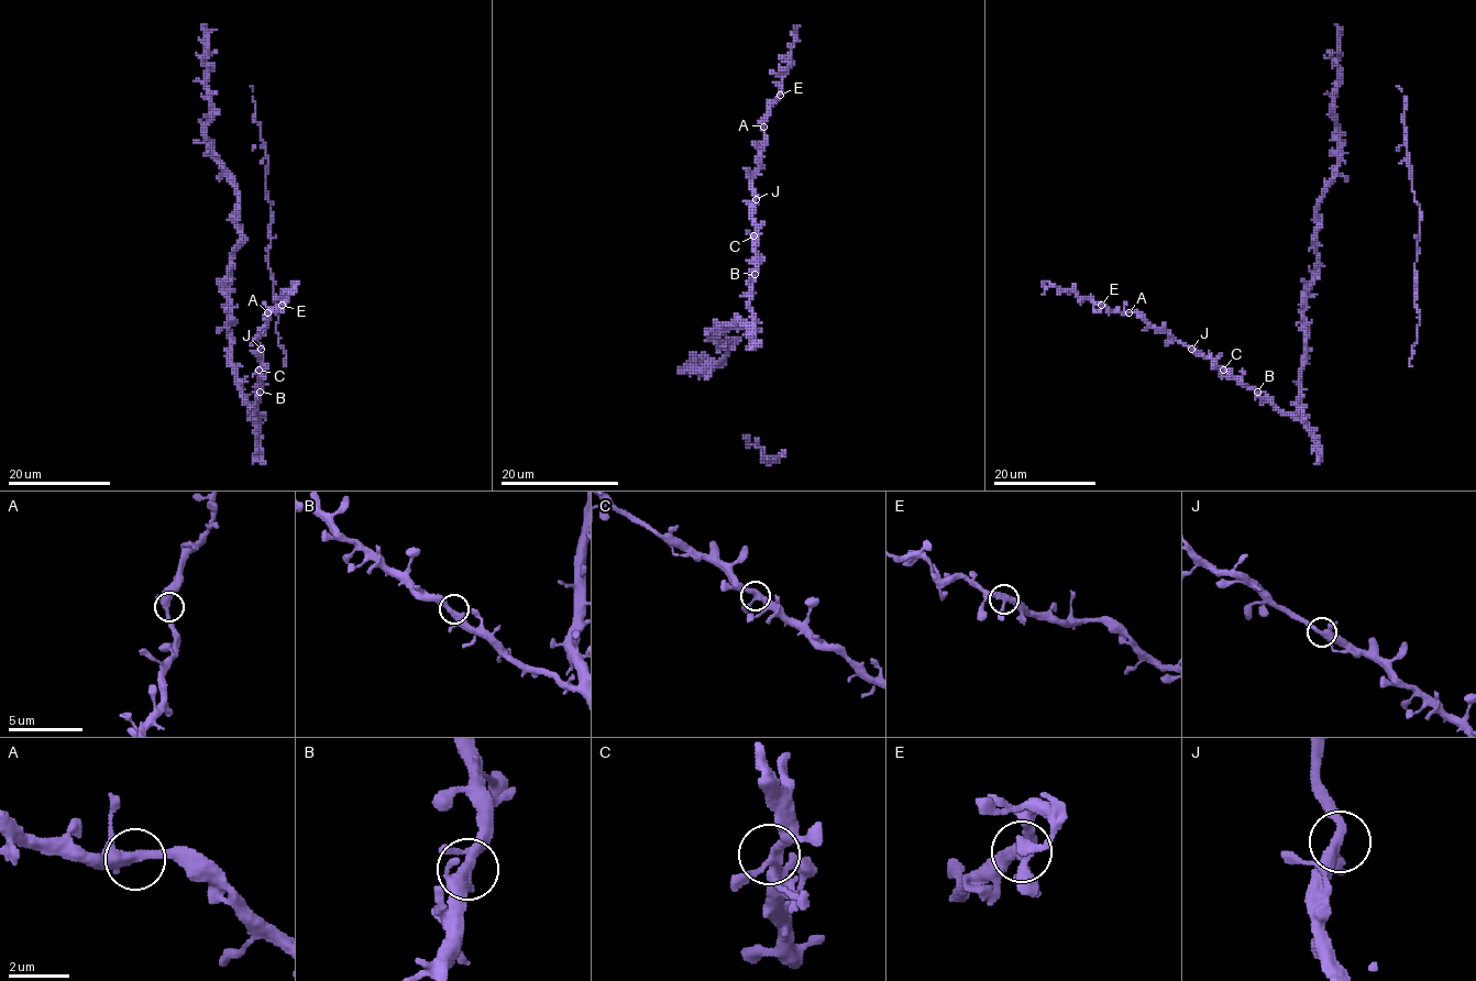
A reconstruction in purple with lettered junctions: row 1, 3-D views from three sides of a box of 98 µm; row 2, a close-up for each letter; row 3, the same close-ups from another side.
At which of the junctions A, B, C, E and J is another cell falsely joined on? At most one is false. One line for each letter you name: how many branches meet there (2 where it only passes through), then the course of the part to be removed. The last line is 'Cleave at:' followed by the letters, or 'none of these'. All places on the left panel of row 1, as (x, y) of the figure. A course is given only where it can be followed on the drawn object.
Cleave at: none of these

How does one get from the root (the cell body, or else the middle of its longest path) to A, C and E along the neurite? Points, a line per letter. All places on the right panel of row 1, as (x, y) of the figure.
A: (1309, 293), (1304, 302), (1298, 417), (1279, 411), (1211, 359), (1153, 328), (1137, 315), (1128, 312)
C: (1309, 293), (1304, 302), (1298, 417), (1279, 411), (1223, 370)
E: (1309, 293), (1304, 302), (1298, 417), (1279, 411), (1211, 359), (1153, 328), (1137, 315), (1112, 311), (1102, 305)

